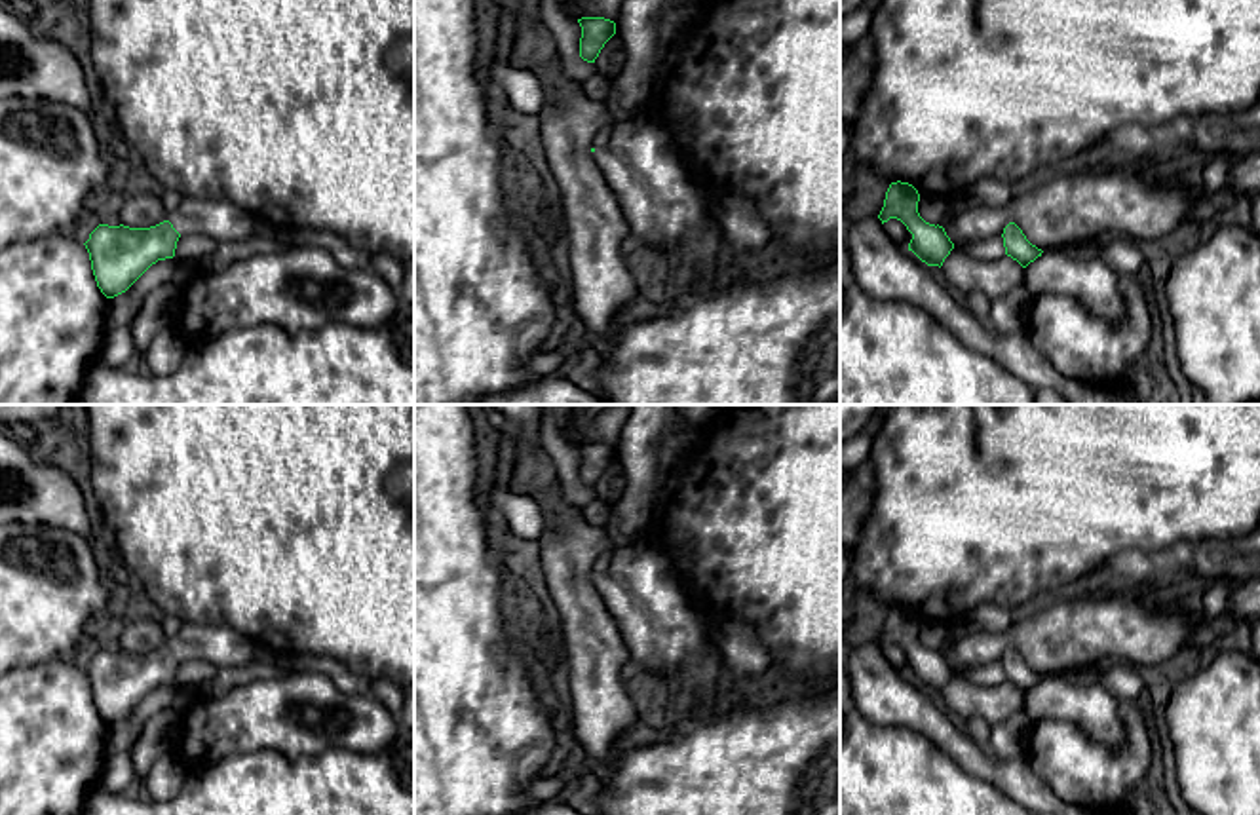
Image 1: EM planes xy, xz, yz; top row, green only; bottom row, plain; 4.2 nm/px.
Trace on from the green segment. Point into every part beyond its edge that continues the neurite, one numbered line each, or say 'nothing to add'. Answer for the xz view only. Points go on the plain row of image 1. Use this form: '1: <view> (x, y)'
nothing to add

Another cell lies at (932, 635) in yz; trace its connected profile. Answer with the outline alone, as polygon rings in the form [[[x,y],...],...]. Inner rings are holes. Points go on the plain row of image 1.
[[[920,621],[918,638],[929,650],[941,650],[948,631],[939,621]]]

